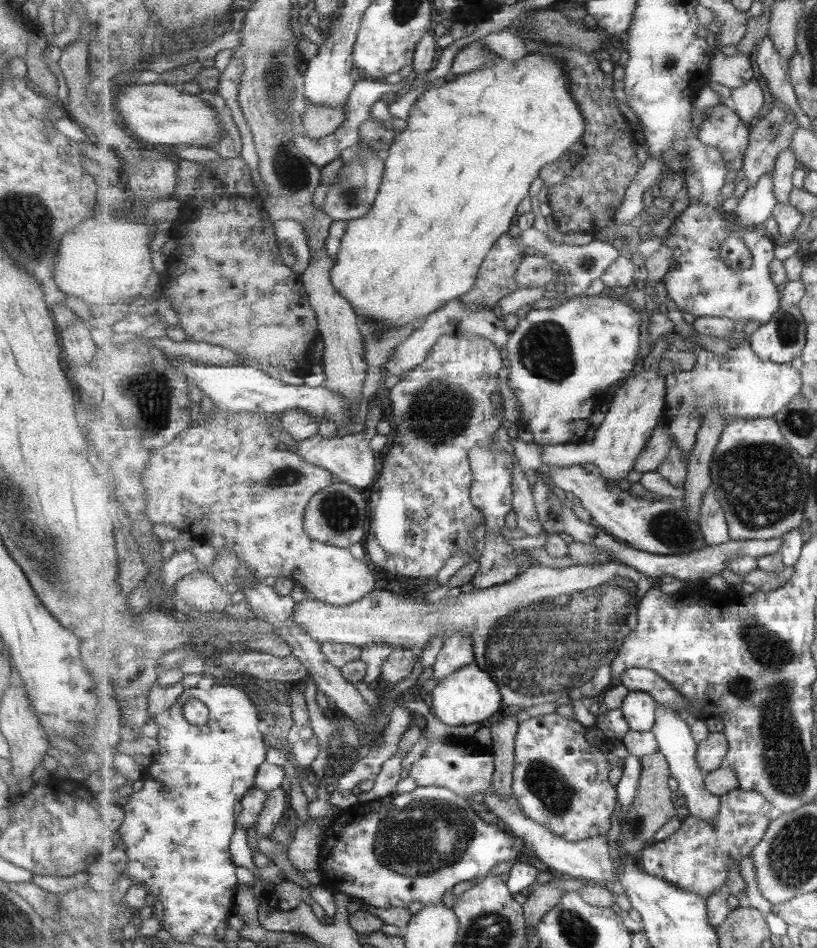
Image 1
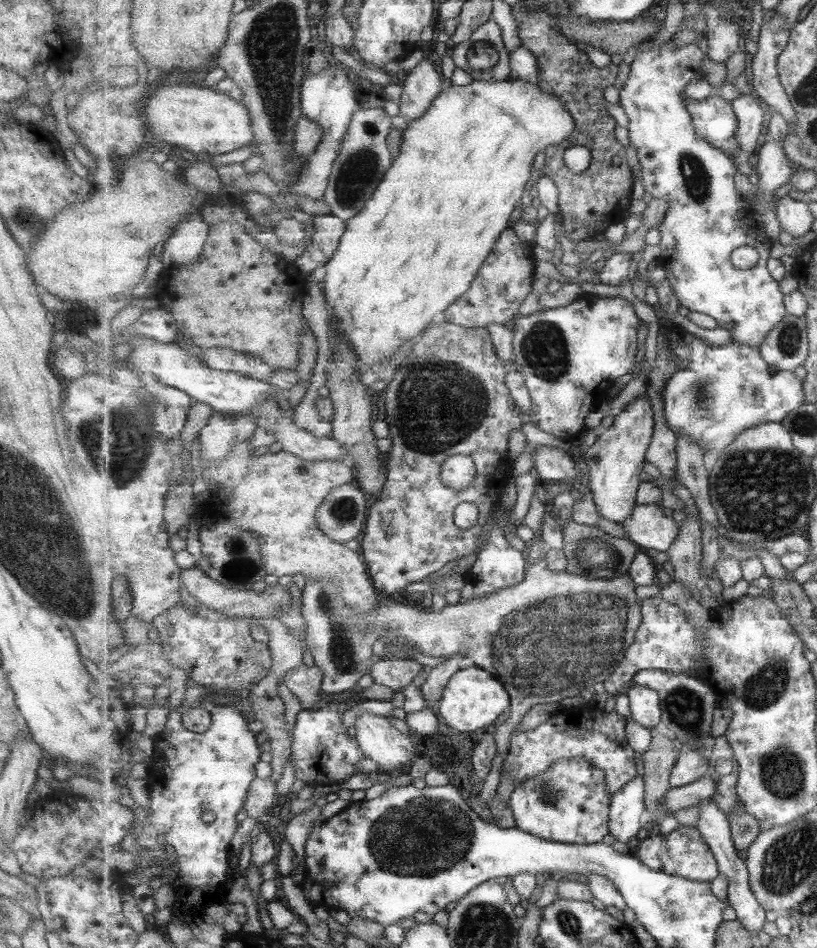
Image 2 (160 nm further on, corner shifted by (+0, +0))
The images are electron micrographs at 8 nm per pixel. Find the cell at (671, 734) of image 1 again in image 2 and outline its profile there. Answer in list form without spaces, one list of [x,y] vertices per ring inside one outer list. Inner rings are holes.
[[[712,798],[699,804],[699,807],[701,818],[699,819],[697,828],[700,829],[700,833],[708,842],[711,852],[715,854],[721,874],[729,877],[728,901],[736,911],[737,919],[744,924],[745,928],[748,928],[751,932],[761,932],[763,924],[767,924],[767,912],[761,906],[751,888],[748,864],[745,860],[737,856],[738,849],[734,844],[728,815],[717,806],[717,803]]]

